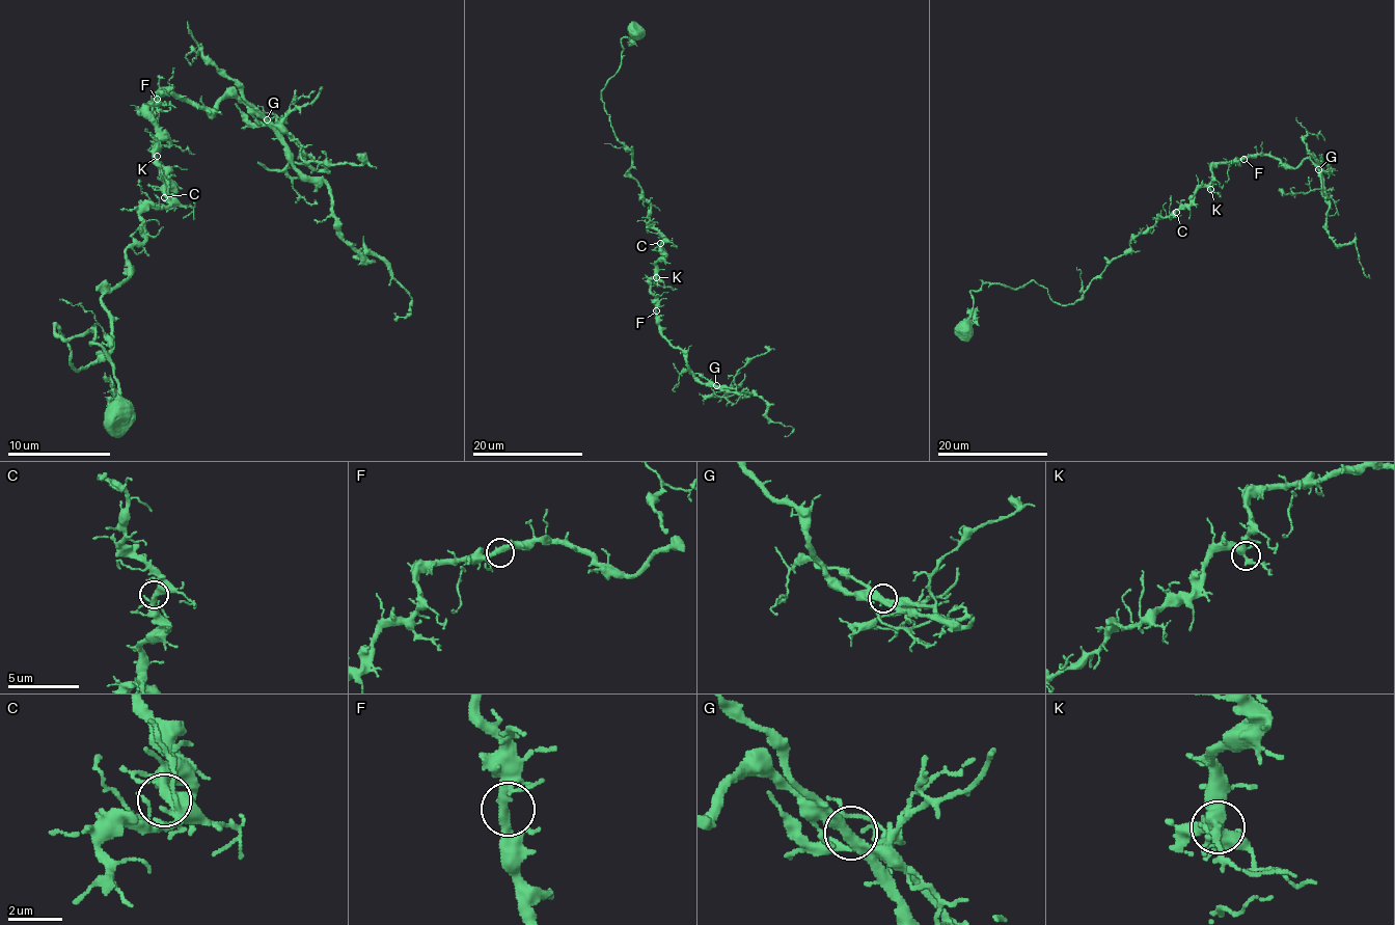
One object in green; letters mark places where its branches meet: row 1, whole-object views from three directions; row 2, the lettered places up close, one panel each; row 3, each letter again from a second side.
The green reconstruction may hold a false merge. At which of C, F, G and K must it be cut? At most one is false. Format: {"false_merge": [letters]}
{"false_merge": ["G"]}

